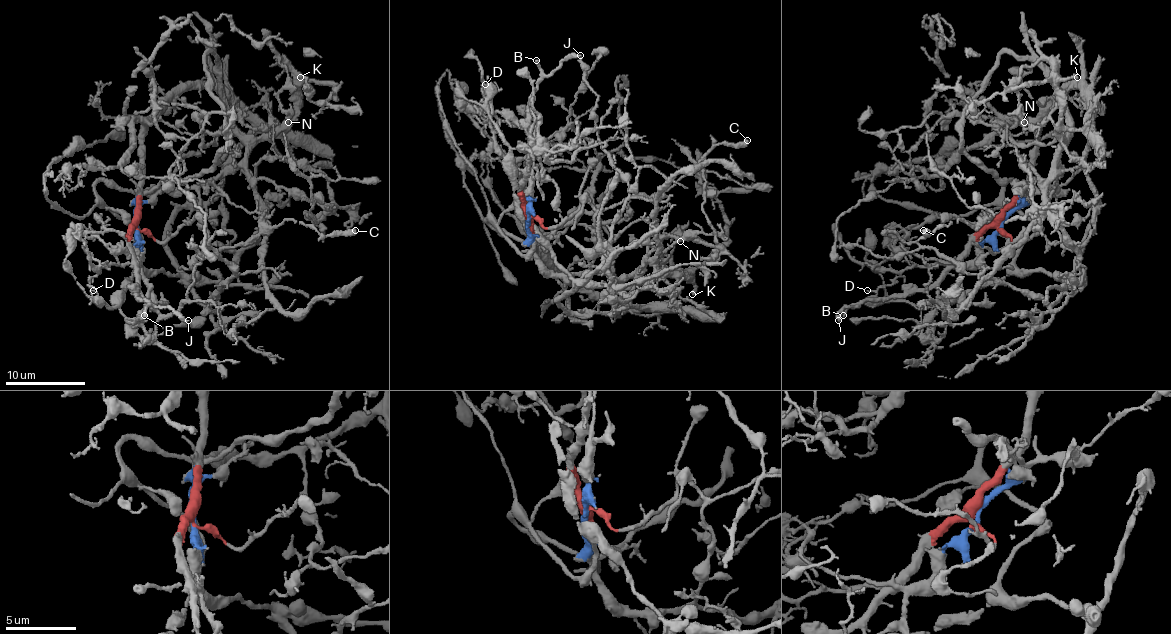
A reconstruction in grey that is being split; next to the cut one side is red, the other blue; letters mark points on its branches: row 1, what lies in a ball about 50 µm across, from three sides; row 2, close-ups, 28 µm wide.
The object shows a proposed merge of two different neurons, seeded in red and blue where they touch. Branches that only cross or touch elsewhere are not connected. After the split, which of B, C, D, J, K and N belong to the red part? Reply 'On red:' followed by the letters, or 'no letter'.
On red: B, D, J

